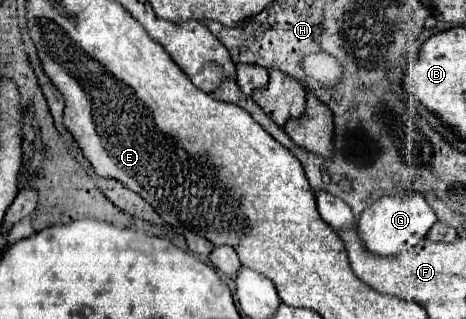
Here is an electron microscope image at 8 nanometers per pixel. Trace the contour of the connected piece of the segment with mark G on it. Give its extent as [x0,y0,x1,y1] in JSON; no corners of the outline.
[357,193,437,257]

